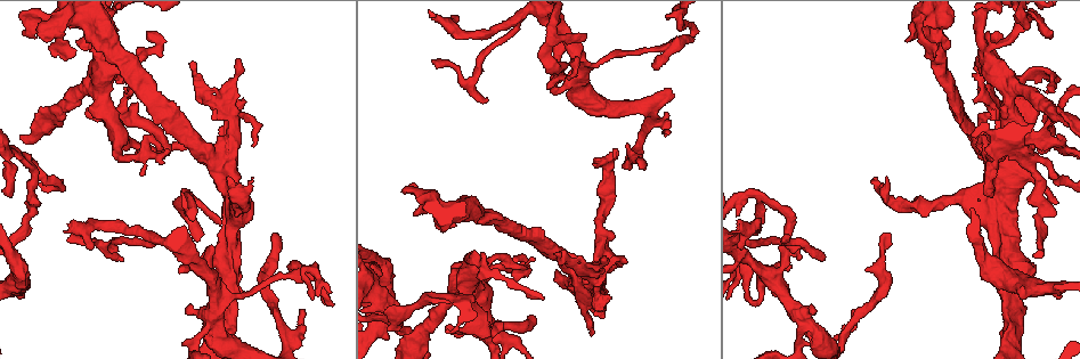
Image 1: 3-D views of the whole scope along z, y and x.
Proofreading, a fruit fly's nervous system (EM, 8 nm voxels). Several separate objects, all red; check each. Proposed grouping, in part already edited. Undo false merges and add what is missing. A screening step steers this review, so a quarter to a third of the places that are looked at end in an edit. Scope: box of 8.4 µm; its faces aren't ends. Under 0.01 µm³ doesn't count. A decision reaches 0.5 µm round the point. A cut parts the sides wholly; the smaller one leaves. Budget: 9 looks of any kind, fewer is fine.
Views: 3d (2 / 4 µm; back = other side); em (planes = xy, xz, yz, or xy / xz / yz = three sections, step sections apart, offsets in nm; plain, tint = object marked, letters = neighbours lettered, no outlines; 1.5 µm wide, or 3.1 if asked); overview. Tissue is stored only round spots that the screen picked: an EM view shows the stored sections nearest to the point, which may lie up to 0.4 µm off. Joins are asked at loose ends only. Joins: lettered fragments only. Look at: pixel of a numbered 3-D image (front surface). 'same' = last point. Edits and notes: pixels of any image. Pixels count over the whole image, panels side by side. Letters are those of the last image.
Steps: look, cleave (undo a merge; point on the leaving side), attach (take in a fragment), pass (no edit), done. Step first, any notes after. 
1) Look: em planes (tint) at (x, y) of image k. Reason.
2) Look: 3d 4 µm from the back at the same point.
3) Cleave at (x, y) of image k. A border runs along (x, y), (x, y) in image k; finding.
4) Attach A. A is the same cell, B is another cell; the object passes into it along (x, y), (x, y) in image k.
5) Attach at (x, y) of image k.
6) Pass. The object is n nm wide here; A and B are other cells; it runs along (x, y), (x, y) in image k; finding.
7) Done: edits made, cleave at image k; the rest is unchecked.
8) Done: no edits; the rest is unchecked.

Look: 3d 2 µm at (323, 292) of image 1. An open end.

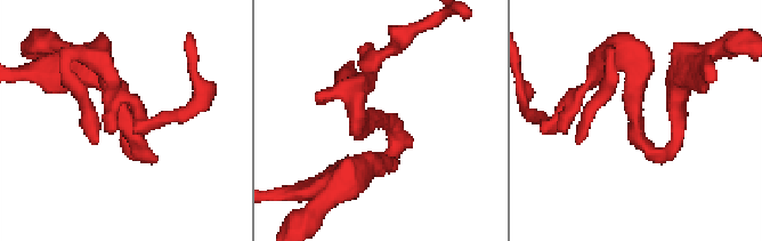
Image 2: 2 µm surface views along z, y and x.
Look: em planes (tint) at (640, 130) of image 2. Shape alone is not enough.

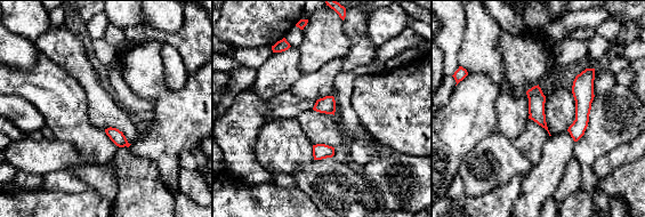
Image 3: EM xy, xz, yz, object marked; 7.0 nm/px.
Look: em planes (letters) at the same point. What lies round it.

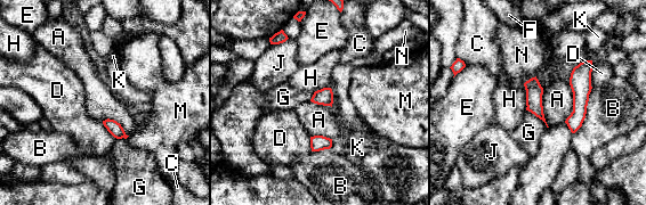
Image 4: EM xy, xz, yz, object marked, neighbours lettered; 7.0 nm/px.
Pass. The object is 120 nm wide here; A, B, C, D, E, F, G, H, J, K, M and N are other cells; a border runs along (570, 83), (572, 112), (564, 121) in image 4; none of them fits.

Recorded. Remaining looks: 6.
Look: 3d 2 µm from the back at (670, 133) of image 1. Free end.

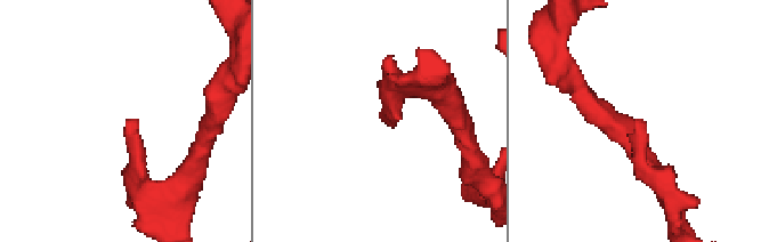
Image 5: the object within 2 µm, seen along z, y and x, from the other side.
Look: em xz step 4 (letters) at (127, 121) of image 5. Now the EM.

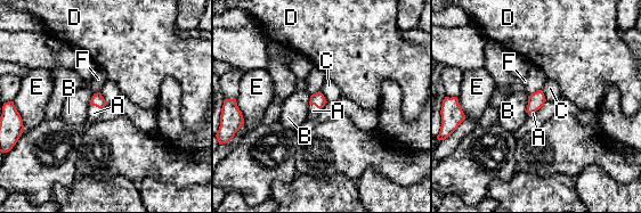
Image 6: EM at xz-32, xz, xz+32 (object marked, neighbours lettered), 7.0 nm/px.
Attach A. The longest contact is with B, 140 nm; A is the same cell, B, C, D, E and F are other cells; it goes on there.

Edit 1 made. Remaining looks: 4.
Look: overview.

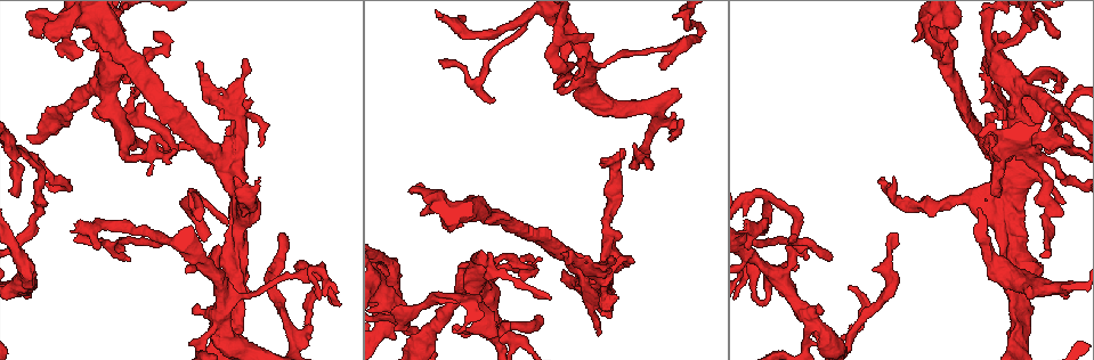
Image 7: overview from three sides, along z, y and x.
Look: 3d 4 µm at (987, 65) of image 7.

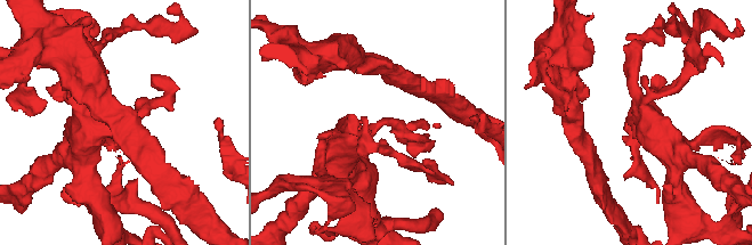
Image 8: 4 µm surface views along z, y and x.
Look: em xy step 8 (tint) at (631, 122) of image 8. Shape alone is not enough.

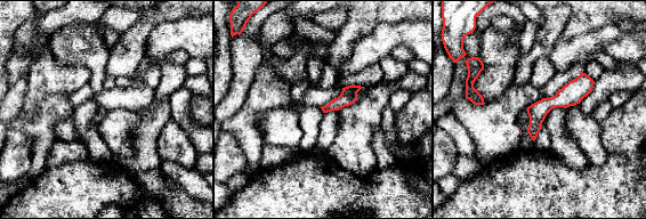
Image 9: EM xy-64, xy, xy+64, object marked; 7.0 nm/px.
Look: em planes (letters) at the same point.

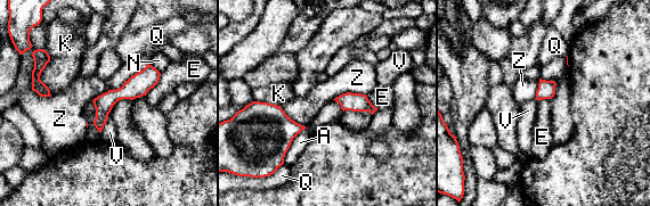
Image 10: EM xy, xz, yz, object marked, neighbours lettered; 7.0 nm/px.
Pass. A, E, K, N, Q, V and Z are other cells; a border runs along (161, 73), (157, 82), (145, 96) in image 10; all the same cell.

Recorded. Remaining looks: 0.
Done: edits made, attach at image 6; the rest is unchecked.

